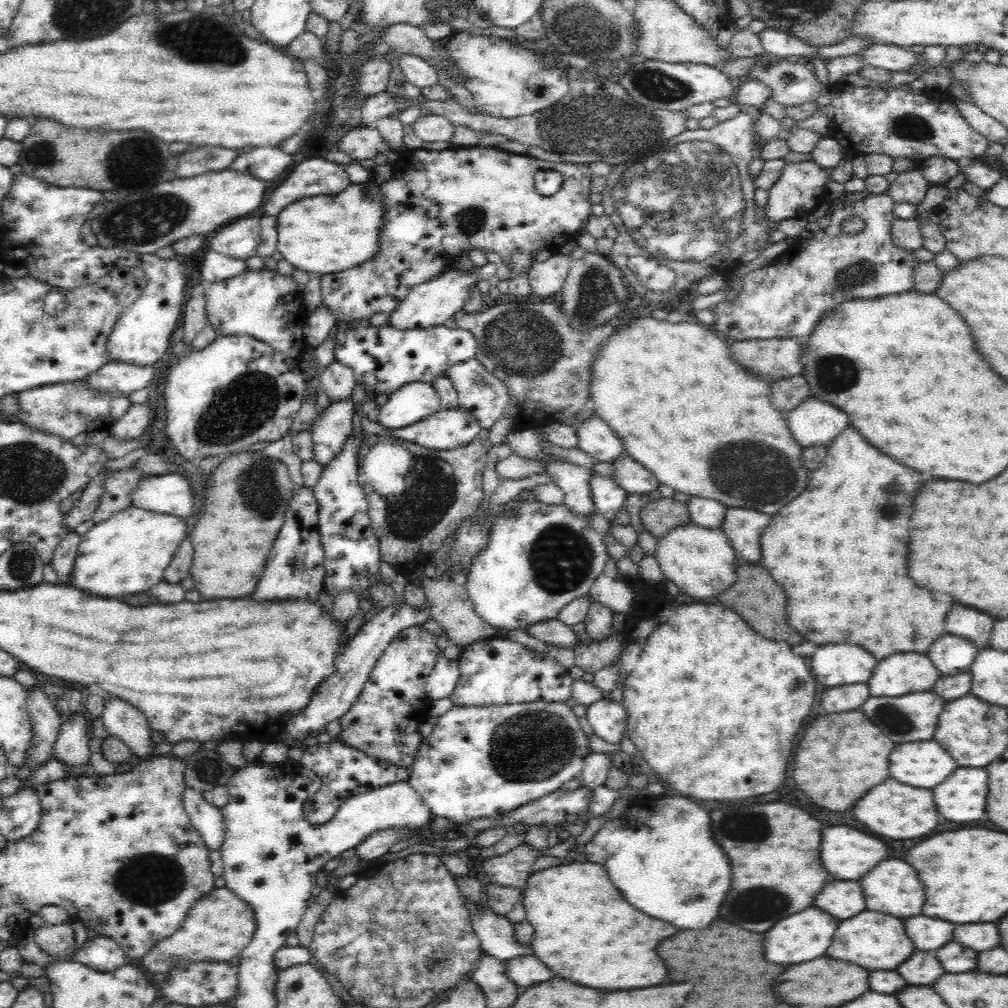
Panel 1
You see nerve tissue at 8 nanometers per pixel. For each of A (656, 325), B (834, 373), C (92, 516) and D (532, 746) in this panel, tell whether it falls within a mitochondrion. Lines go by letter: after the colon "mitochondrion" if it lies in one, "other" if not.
A: other
B: mitochondrion
C: other
D: mitochondrion

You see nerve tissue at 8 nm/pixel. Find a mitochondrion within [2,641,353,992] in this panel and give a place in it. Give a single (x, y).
(150, 878)

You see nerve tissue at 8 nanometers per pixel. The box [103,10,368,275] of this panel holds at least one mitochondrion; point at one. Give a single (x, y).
(200, 40)

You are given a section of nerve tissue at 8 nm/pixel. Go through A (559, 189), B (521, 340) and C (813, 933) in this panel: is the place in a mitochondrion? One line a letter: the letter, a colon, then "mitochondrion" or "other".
A: other
B: mitochondrion
C: other

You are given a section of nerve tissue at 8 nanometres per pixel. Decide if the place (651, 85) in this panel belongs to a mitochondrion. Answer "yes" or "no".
yes

